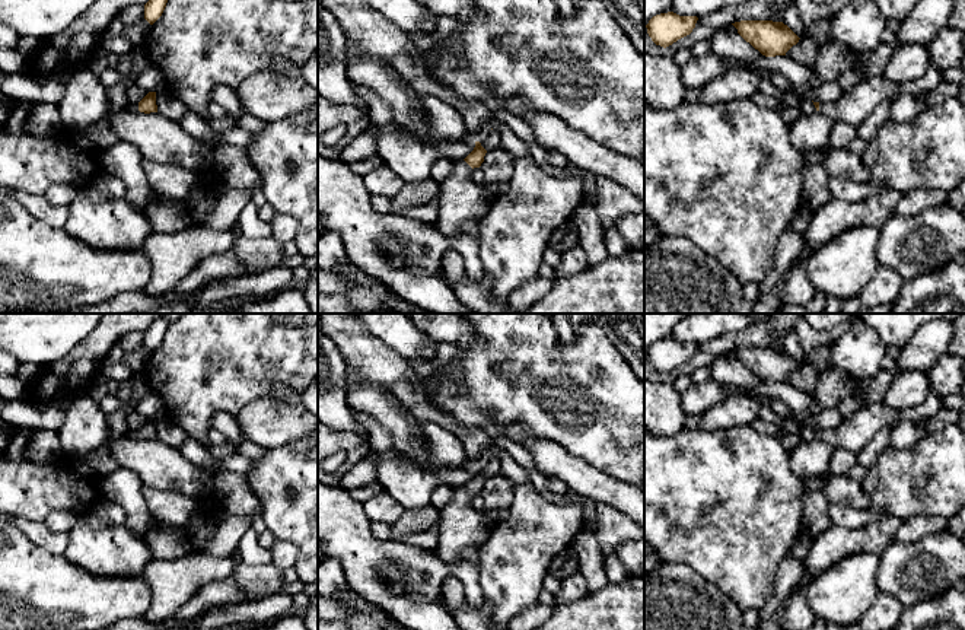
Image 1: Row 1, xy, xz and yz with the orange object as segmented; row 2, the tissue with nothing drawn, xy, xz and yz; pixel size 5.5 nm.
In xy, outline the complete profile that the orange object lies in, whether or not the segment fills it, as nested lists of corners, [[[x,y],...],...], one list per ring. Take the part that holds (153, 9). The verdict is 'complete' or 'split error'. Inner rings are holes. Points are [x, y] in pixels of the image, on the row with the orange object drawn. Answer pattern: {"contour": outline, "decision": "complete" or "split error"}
{"contour": [[[149,0],[144,4],[144,19],[153,25],[163,13],[168,0]]], "decision": "complete"}

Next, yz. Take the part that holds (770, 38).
{"contour": [[[741,20],[732,25],[746,42],[765,57],[786,55],[800,39],[783,22]]], "decision": "complete"}

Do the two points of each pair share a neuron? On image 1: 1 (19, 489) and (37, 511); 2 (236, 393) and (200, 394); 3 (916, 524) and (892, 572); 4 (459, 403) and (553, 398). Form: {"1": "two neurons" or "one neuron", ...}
{"1": "one neuron", "2": "one neuron", "3": "two neurons", "4": "one neuron"}

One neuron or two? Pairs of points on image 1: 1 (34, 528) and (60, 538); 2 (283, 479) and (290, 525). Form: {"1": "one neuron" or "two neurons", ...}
{"1": "one neuron", "2": "one neuron"}

